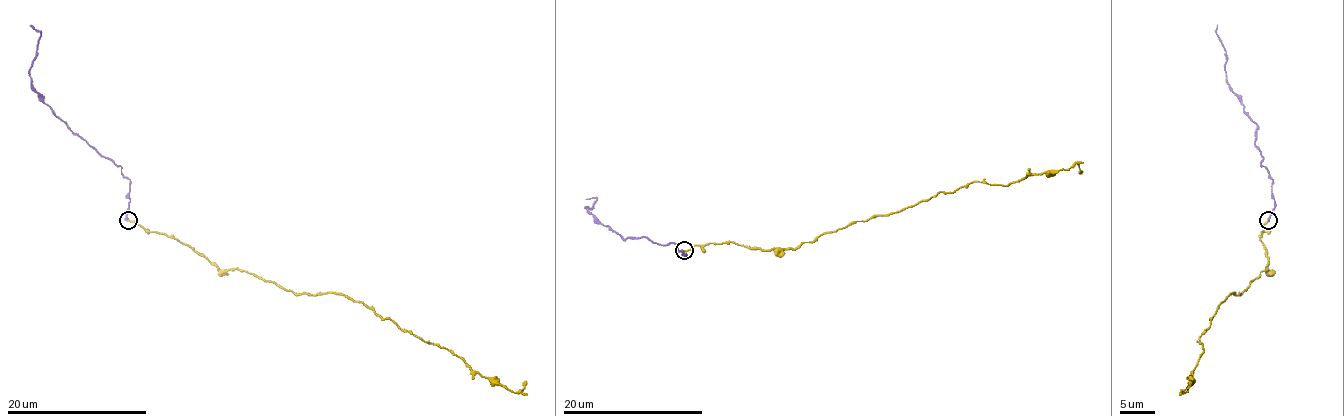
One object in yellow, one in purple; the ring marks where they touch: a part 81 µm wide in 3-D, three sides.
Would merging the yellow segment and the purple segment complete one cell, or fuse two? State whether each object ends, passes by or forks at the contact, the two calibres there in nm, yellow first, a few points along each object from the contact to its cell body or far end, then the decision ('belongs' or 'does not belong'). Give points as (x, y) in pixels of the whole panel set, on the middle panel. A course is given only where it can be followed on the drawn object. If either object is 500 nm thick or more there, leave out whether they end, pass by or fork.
yellow ends; purple ends; calibres 190 and 220 nm; course yellow (685, 250), (730, 242), (797, 249), (825, 233), (973, 182), (1008, 185), (1077, 164), (1082, 173); course purple (683, 250), (685, 256), (674, 243), (658, 245), (644, 236), (623, 238), (588, 210), (597, 199), (586, 199); does not belong

